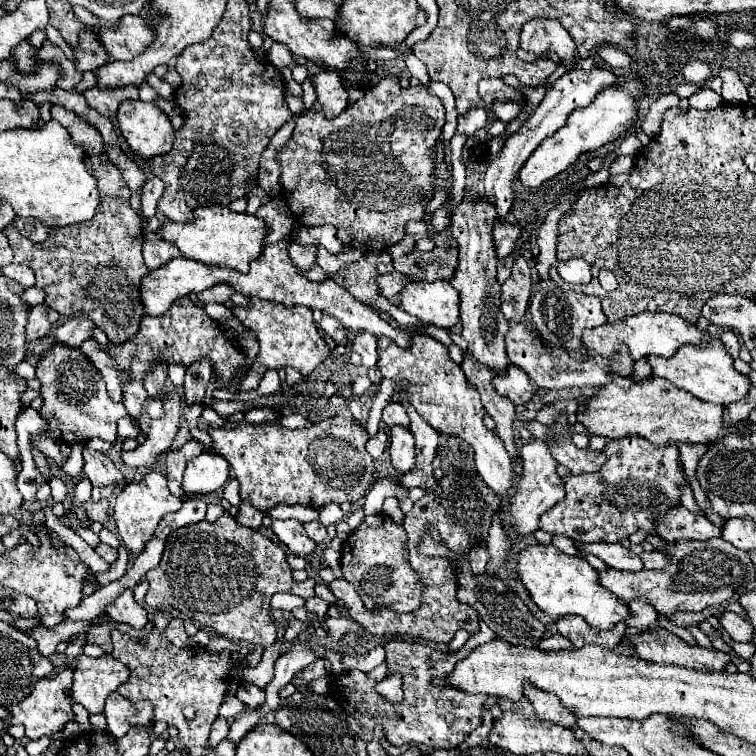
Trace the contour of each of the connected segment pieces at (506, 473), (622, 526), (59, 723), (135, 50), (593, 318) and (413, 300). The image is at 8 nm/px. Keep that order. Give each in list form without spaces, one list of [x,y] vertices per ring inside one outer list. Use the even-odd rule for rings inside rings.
[[[415,332],[413,338],[409,340],[409,348],[401,348],[393,340],[379,336],[377,352],[379,352],[377,366],[379,366],[383,378],[409,382],[407,388],[403,388],[401,384],[395,386],[391,402],[399,402],[399,394],[405,390],[409,396],[409,404],[415,406],[415,410],[423,416],[423,420],[433,430],[437,430],[441,436],[459,436],[461,440],[471,444],[471,448],[475,450],[475,464],[479,466],[477,470],[479,470],[481,478],[495,492],[505,494],[513,486],[513,478],[515,478],[511,458],[509,458],[501,438],[485,428],[485,424],[483,424],[485,410],[479,400],[479,394],[467,382],[461,366],[451,360],[447,346],[443,346],[441,342],[437,342],[431,336]]]
[[[643,438],[609,440],[603,470],[591,474],[569,474],[563,478],[565,498],[541,514],[539,528],[549,534],[563,534],[579,542],[619,542],[639,528],[650,532],[659,514],[681,506],[685,476],[679,466],[677,446],[653,446]],[[629,502],[651,502],[649,510]]]
[[[65,668],[61,674],[57,674],[55,678],[43,678],[37,682],[35,690],[19,704],[9,706],[9,724],[23,724],[25,726],[25,736],[31,740],[37,740],[41,736],[51,738],[53,734],[61,732],[63,726],[71,720],[75,720],[73,714],[73,700],[69,698],[69,690],[73,684],[73,670]]]
[[[125,16],[117,30],[101,28],[101,42],[113,60],[131,60],[155,40],[155,30],[141,16]]]
[[[551,280],[537,284],[537,292],[533,294],[529,304],[529,312],[537,330],[547,342],[575,354],[583,354],[583,342],[581,342],[583,330],[603,326],[607,322],[601,310],[601,300],[597,296],[587,296],[587,294],[579,294],[571,290],[557,290],[557,286]]]
[[[445,280],[413,282],[401,292],[405,312],[437,328],[451,328],[459,322],[459,294]]]

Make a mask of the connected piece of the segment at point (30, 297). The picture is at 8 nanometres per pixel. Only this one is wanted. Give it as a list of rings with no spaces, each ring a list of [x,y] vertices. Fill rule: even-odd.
[[[25,288],[23,290],[23,294],[21,294],[21,300],[29,306],[29,308],[33,308],[33,306],[39,306],[39,304],[43,304],[43,300],[45,300],[45,292],[41,292],[39,288]]]

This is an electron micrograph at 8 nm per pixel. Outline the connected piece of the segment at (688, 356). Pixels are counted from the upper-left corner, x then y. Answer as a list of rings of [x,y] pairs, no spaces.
[[[719,338],[701,342],[697,346],[681,346],[673,358],[649,356],[647,360],[653,366],[653,376],[667,378],[671,384],[693,394],[695,398],[699,398],[703,402],[727,406],[727,404],[733,404],[733,402],[745,398],[751,388],[749,376],[745,376],[733,368],[733,358]]]

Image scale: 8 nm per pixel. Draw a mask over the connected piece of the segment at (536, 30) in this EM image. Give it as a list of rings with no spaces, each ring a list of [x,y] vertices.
[[[535,18],[523,24],[519,34],[521,50],[553,50],[561,64],[571,70],[577,64],[577,48],[571,42],[571,36],[557,20]]]

